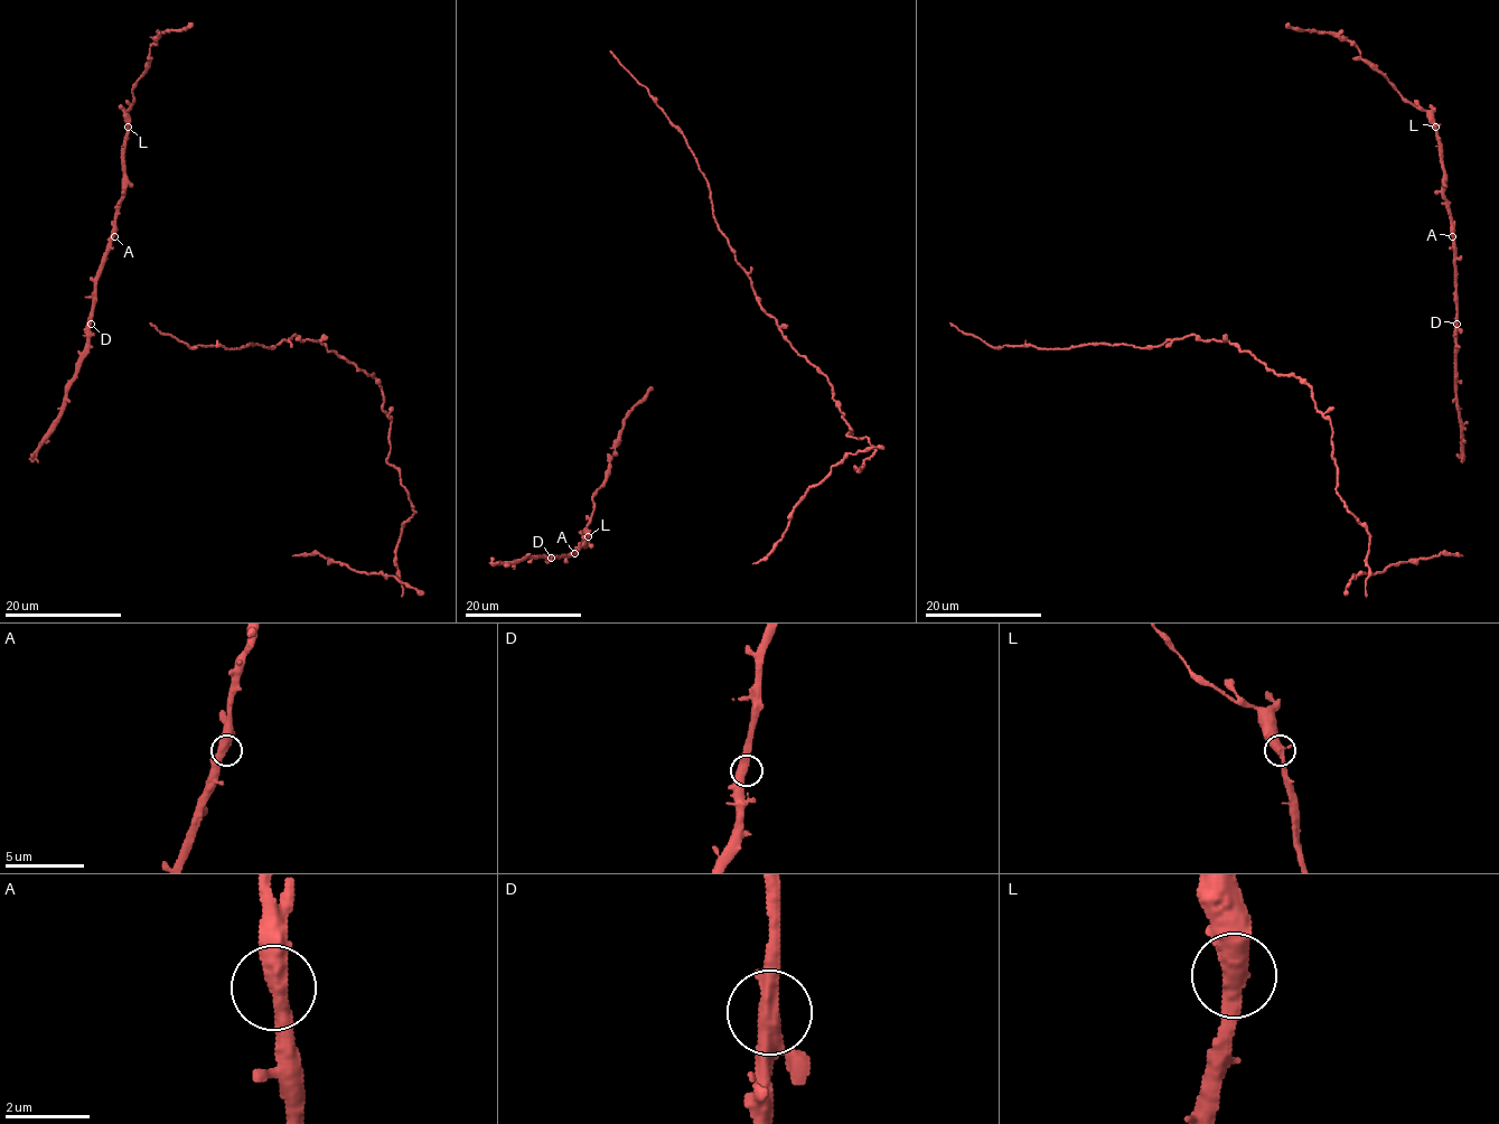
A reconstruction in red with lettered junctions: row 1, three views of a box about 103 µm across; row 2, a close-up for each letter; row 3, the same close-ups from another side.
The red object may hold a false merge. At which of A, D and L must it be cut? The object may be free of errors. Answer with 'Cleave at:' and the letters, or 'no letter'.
Cleave at: no letter

